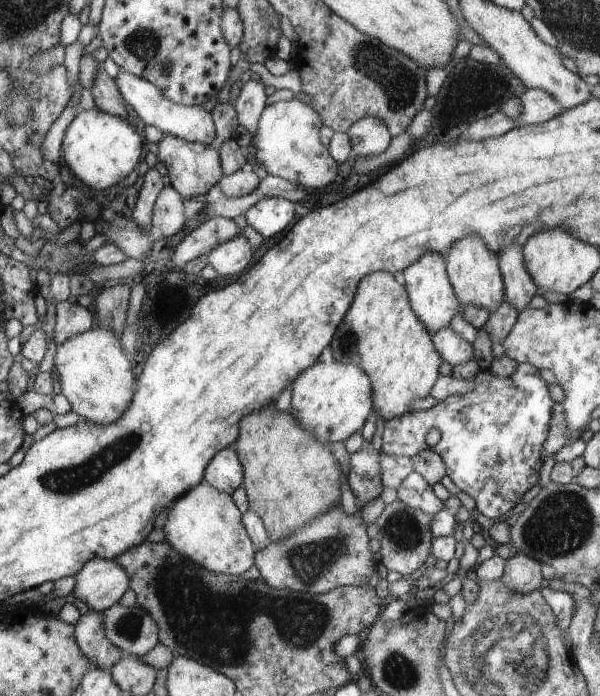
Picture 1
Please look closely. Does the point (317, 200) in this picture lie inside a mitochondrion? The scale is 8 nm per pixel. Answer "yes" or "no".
no

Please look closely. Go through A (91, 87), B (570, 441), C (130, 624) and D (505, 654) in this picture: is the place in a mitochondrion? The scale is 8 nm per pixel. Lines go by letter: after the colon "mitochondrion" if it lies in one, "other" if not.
A: other
B: other
C: mitochondrion
D: mitochondrion

